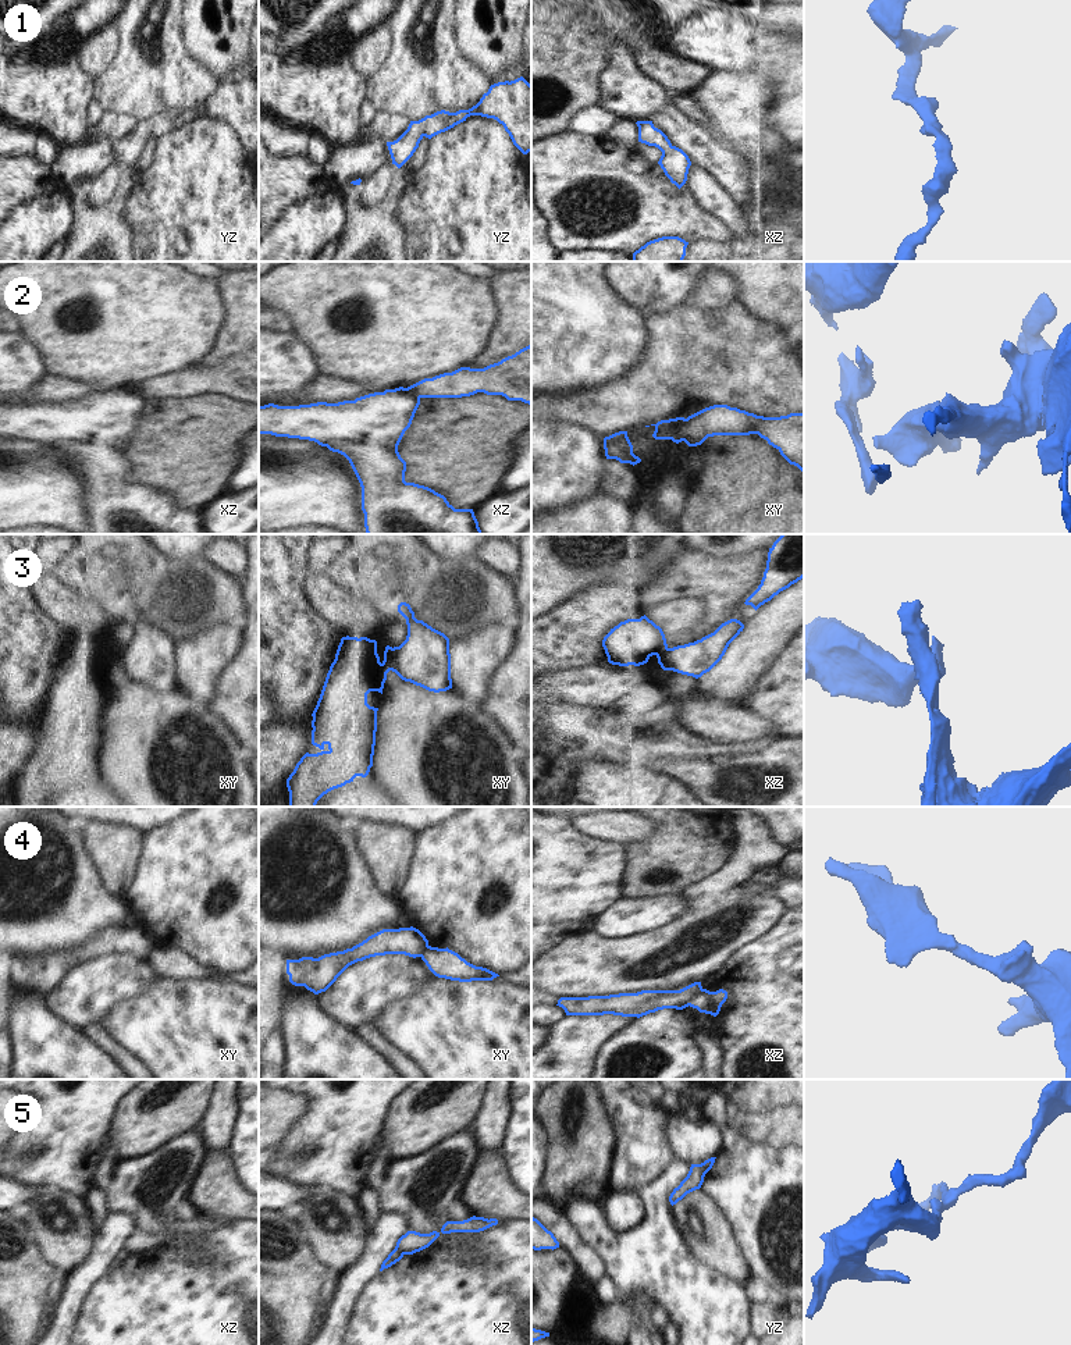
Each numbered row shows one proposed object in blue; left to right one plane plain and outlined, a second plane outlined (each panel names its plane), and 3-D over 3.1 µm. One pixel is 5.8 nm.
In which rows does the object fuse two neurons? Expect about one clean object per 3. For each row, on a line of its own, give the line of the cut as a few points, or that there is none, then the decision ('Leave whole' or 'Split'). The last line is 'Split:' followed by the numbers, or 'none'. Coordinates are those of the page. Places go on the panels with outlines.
1: No split. Leave whole
2: Split along xy (686, 419), (679, 424), (682, 440). Split
3: Split along xy (392, 648), (390, 669). Split
4: Split along xz (703, 989), (689, 1004). Split
5: Split along xz (395, 1248), (404, 1253). Split
Split: 2, 3, 4, 5

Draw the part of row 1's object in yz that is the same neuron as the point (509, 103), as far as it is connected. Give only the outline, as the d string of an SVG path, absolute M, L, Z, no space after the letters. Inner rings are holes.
M523 78L490 86L480 102L469 110L445 110L410 121L394 142L387 142L392 164L401 168L416 152L420 140L445 132L470 115L494 118L504 125L513 145L523 153L531 152L531 85Z

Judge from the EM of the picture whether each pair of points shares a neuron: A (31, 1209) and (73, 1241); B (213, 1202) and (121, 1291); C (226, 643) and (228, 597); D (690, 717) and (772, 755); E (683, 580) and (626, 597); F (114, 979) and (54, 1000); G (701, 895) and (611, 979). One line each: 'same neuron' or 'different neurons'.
A: same neuron
B: different neurons
C: different neurons
D: different neurons
E: different neurons
F: same neuron
G: same neuron

